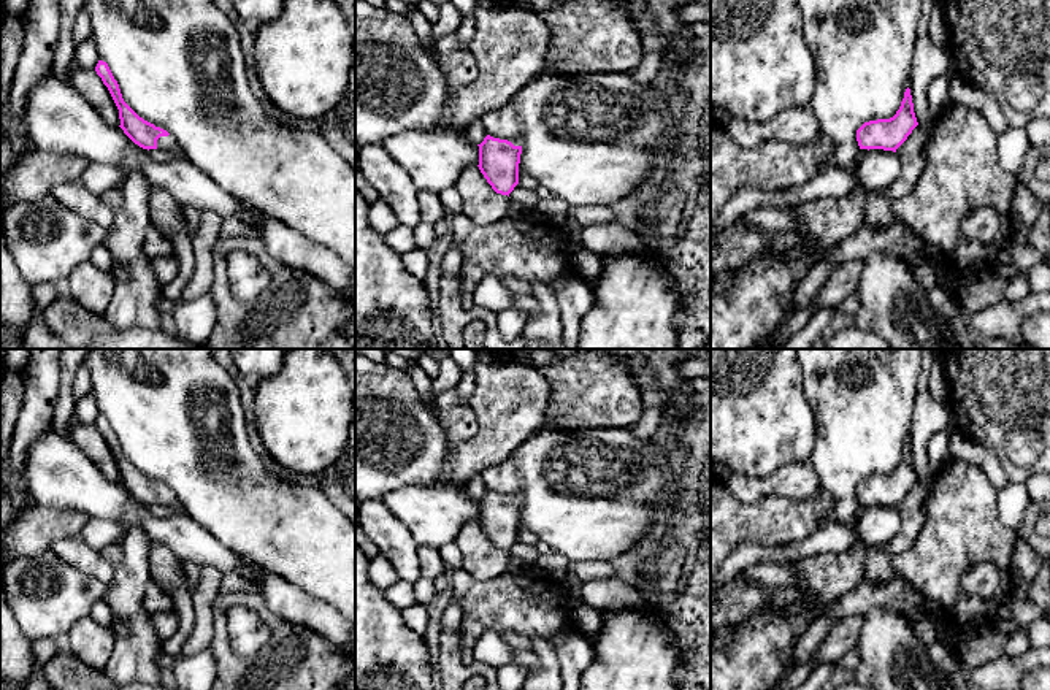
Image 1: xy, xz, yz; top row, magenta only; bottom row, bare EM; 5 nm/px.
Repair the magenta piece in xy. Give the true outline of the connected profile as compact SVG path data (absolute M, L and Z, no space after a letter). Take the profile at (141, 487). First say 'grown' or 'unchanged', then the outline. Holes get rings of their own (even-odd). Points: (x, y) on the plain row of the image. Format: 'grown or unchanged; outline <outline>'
grown; outline M98 416L95 422L97 430L108 443L121 474L121 484L124 489L143 504L165 504L174 509L174 512L186 514L174 493L163 484L140 473L122 454L117 436L114 435L106 417Z

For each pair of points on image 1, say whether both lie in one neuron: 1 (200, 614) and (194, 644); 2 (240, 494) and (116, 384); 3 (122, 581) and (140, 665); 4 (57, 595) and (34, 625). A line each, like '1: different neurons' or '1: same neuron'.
1: same neuron
2: same neuron
3: same neuron
4: same neuron

